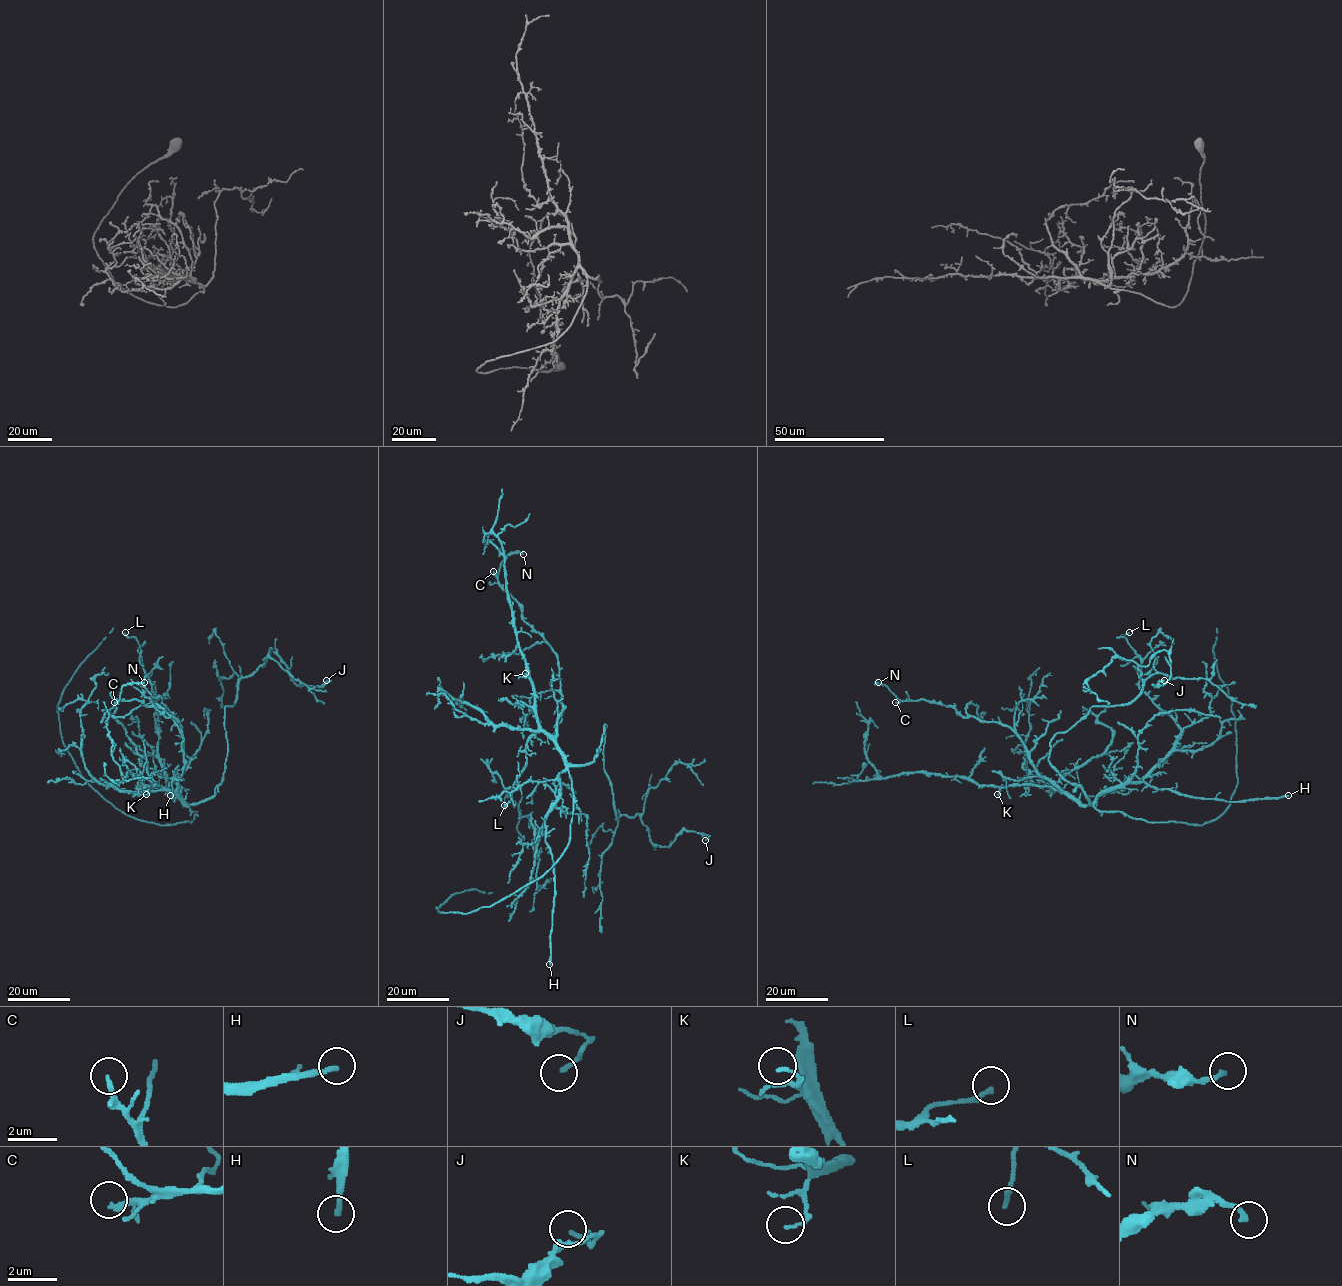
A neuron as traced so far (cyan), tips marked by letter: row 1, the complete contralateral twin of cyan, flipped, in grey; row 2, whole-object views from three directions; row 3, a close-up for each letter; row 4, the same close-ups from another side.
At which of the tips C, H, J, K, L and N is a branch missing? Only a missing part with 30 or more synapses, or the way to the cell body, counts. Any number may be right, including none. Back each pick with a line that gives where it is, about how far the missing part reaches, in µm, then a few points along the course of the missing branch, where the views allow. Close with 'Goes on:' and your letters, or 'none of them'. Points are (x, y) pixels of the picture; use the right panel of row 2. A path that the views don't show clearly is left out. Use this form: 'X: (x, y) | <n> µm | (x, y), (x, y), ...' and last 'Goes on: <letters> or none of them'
Goes on: none of them

